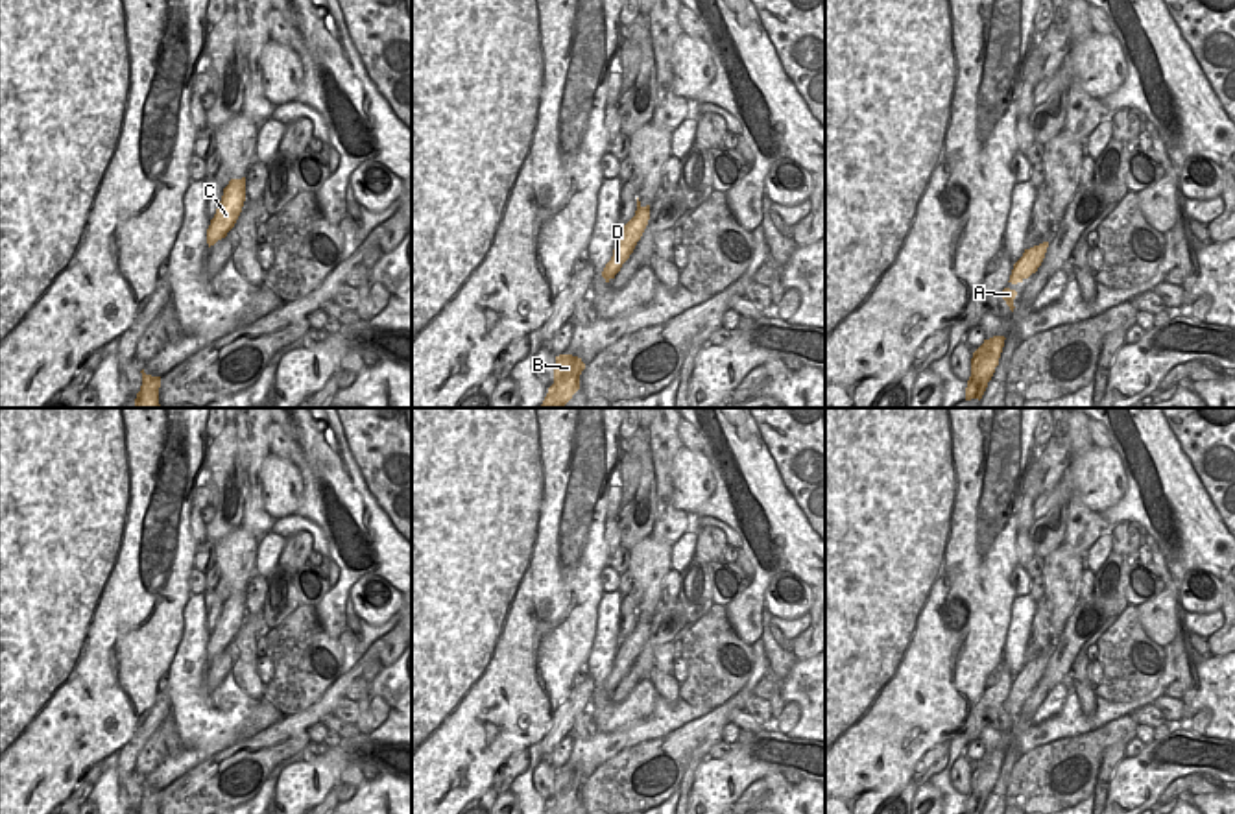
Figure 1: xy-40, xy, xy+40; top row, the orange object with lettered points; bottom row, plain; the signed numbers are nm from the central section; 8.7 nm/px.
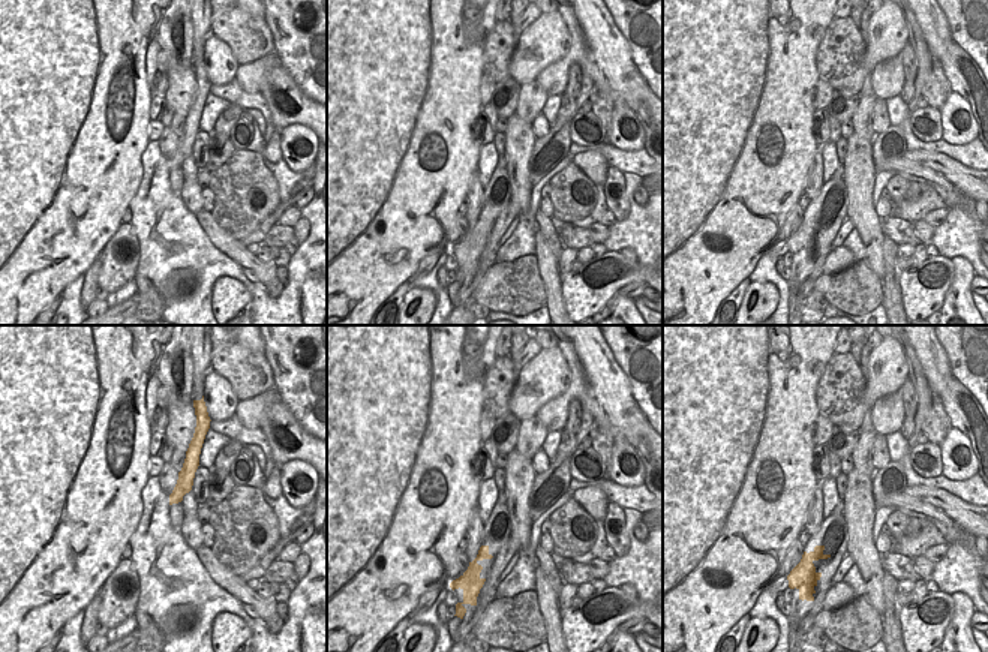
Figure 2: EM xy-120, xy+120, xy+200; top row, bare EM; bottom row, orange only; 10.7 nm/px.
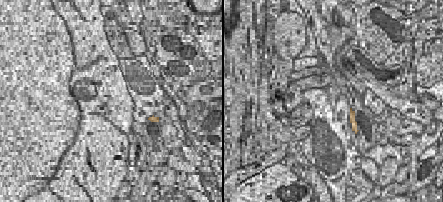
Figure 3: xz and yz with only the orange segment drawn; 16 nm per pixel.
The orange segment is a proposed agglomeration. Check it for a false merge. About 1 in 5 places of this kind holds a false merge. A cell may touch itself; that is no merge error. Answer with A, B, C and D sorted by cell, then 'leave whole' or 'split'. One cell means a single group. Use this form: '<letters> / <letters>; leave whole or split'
A B C D; leave whole

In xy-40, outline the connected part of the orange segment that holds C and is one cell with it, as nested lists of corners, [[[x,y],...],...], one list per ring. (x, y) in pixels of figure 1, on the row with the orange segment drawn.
[[[246,177],[231,179],[207,229],[207,244],[214,245],[234,227],[246,201]]]

